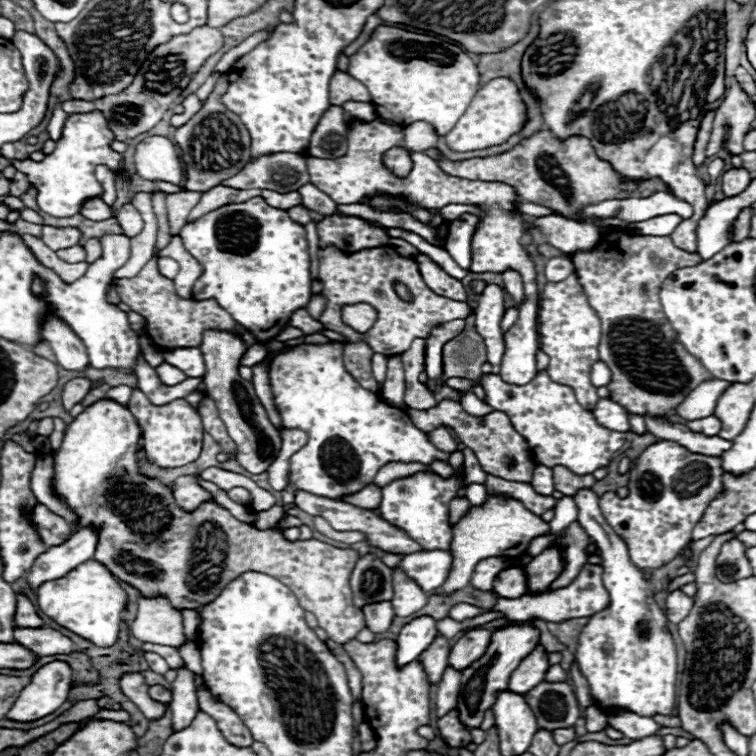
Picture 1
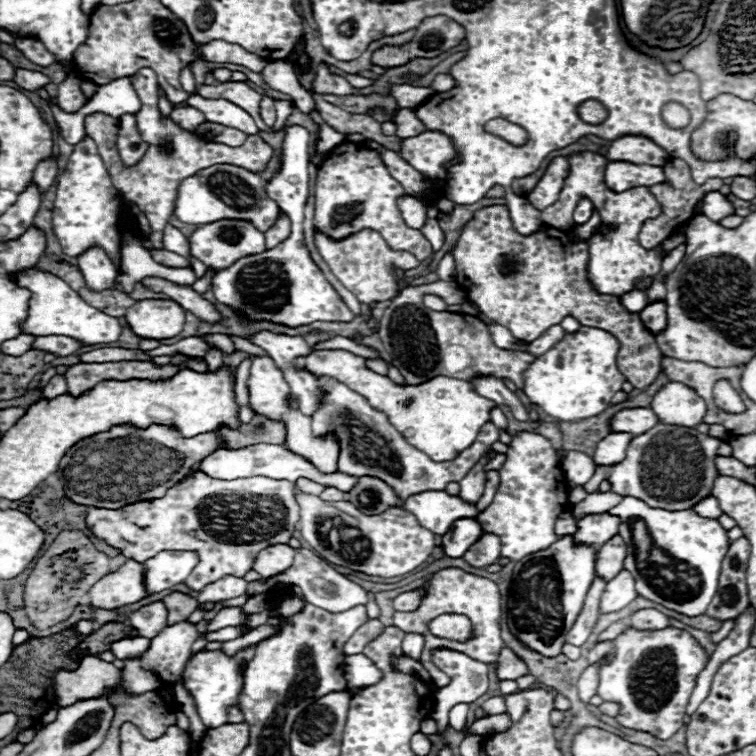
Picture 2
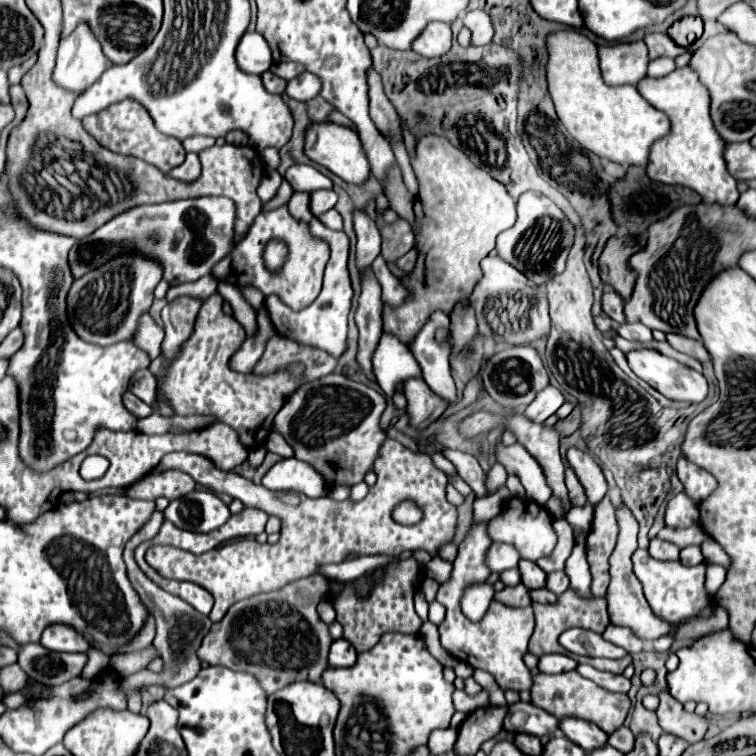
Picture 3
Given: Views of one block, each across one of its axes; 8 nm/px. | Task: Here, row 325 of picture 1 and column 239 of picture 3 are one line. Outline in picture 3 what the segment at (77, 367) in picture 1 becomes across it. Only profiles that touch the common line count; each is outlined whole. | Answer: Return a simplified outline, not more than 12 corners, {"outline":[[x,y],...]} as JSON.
{"outline":[[246,32],[236,48],[238,66],[262,74],[272,66],[270,46]]}

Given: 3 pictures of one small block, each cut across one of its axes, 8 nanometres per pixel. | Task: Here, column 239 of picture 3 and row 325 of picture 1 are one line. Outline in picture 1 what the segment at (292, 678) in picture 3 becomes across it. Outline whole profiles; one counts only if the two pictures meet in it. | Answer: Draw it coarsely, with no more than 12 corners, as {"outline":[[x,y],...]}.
{"outline":[[608,232],[572,262],[602,320],[608,390],[674,412],[712,380],[678,342],[660,286],[700,254]]}

